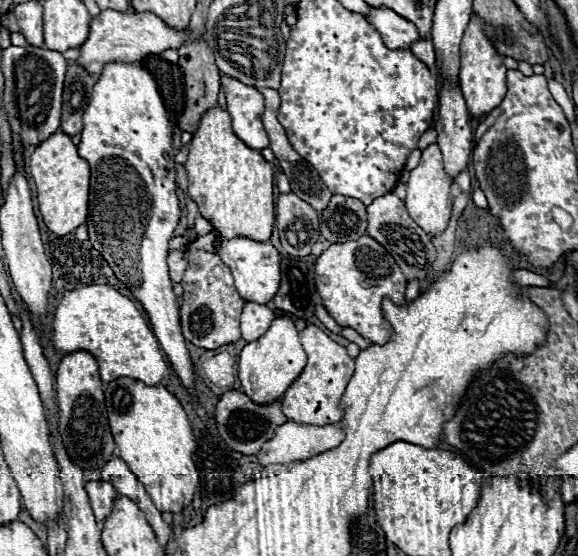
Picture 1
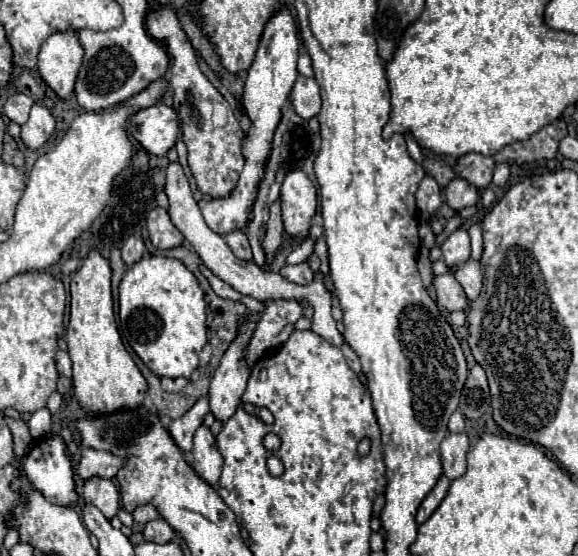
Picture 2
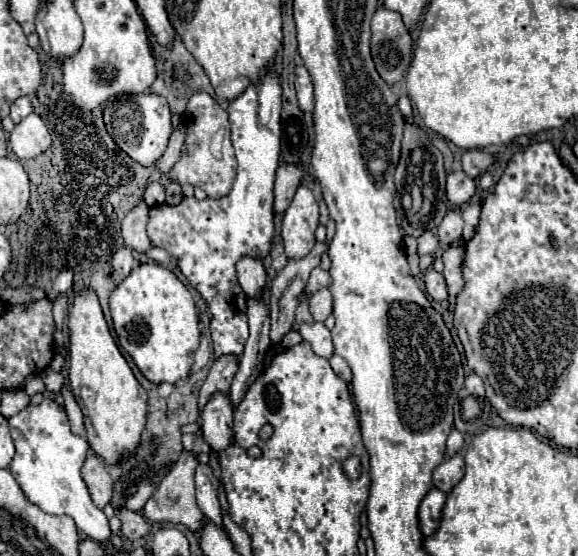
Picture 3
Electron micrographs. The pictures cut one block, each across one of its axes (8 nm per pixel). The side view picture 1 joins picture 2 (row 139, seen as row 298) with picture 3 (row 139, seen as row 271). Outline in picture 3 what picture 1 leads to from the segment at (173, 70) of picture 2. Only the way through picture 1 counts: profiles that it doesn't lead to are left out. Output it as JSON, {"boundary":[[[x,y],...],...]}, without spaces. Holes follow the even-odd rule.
{"boundary":[[[198,92],[188,100],[186,114],[184,114],[184,124],[186,124],[188,136],[186,136],[186,142],[182,146],[180,160],[170,170],[170,178],[178,184],[198,186],[210,198],[224,196],[230,190],[230,184],[236,176],[236,158],[234,158],[234,148],[232,148],[232,142],[230,142],[230,134],[228,134],[230,128],[228,128],[226,110],[222,110],[222,106],[210,94]]]}

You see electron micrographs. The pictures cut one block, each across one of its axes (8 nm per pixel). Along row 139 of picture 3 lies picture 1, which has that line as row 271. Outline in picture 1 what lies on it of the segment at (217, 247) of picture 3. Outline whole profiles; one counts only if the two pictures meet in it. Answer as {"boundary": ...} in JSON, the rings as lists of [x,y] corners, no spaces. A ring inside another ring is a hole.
{"boundary":[[[240,236],[234,240],[220,240],[216,246],[216,254],[222,258],[224,264],[230,266],[238,294],[244,300],[254,300],[256,304],[268,304],[274,298],[280,280],[280,254],[272,244],[262,244]]]}

